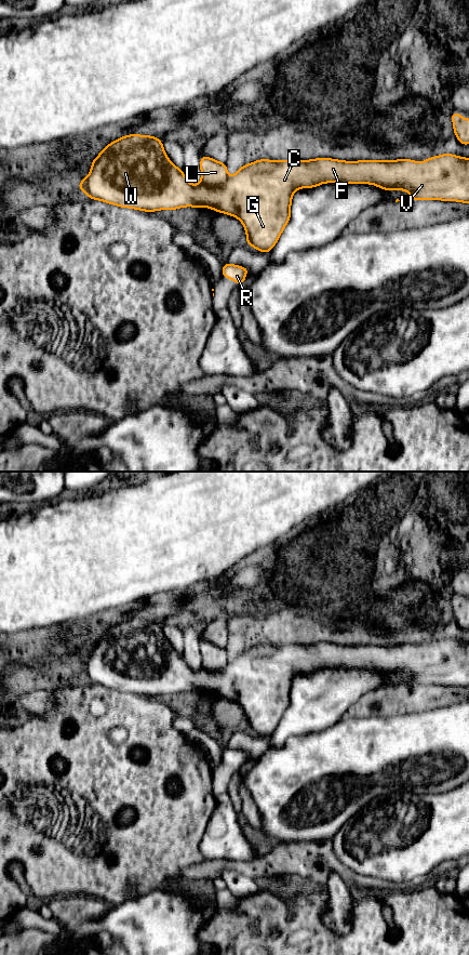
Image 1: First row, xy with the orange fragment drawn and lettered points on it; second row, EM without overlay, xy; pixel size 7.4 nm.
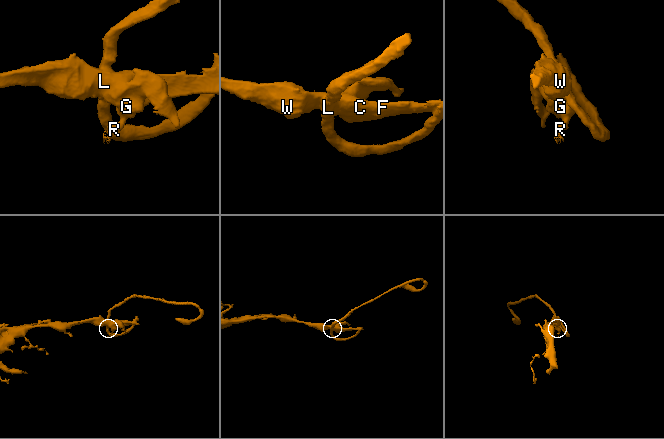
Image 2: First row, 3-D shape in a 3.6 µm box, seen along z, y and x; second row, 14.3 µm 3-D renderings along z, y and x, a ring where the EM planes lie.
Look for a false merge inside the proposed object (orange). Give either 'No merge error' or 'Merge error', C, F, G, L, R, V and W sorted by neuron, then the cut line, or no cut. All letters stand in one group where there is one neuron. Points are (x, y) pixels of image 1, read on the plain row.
No merge error. Groups: C F G L R V W. No split

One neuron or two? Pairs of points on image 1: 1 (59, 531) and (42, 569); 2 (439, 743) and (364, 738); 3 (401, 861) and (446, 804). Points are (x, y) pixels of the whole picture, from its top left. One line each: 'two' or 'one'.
1: one
2: one
3: one

